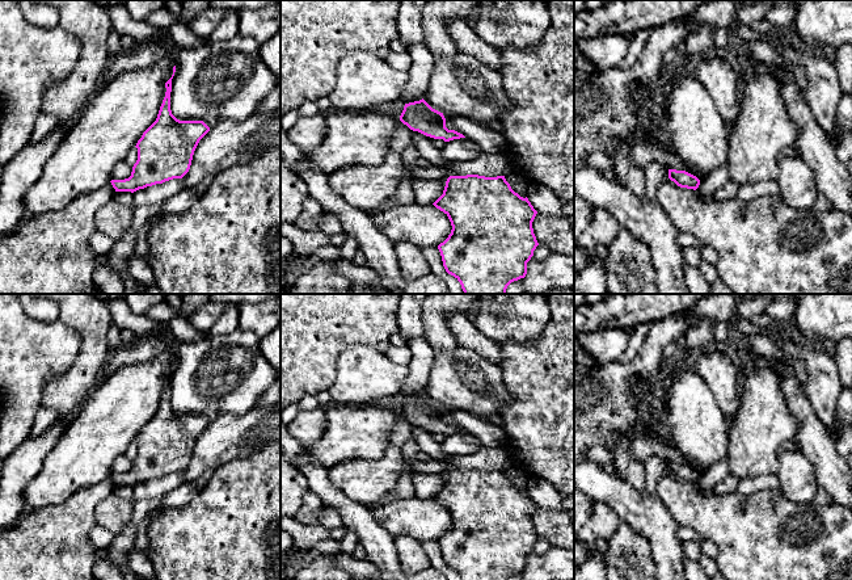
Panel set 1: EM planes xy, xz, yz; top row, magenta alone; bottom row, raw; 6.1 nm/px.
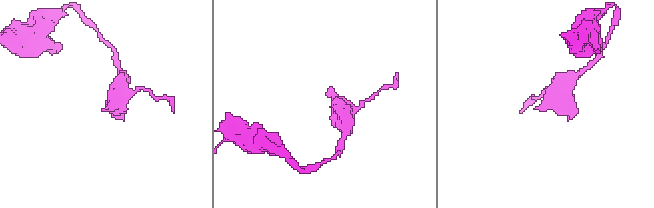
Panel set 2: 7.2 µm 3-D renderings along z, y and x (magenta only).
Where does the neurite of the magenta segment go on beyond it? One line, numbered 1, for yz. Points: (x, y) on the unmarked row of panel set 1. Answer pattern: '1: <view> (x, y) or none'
1: none

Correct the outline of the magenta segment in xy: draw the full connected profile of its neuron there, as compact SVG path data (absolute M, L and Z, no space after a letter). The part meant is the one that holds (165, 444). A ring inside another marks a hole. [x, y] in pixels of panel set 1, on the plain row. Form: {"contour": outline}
{"contour": "M176 360L173 361L173 369L172 369L172 371L165 377L166 386L165 386L165 391L164 391L163 398L161 398L161 400L160 400L160 404L159 404L159 408L157 408L156 415L143 426L142 432L138 434L136 440L135 440L135 441L138 442L138 454L136 454L136 457L135 457L134 461L132 461L131 470L130 470L128 472L125 472L125 474L111 474L111 475L110 475L111 479L113 479L113 482L115 483L115 486L131 486L131 487L134 487L134 486L136 486L136 484L139 484L139 483L144 483L144 482L147 482L147 480L152 480L152 479L156 479L156 478L163 478L163 476L169 475L169 474L173 474L173 472L182 472L182 471L189 466L189 463L190 463L191 454L193 454L193 449L194 449L194 445L195 445L195 442L197 442L197 440L198 440L198 437L199 437L199 434L210 425L210 421L208 421L203 415L180 415L180 413L177 413L177 412L172 408L172 404L170 404L170 386L172 386L172 373L173 373L173 370L174 370L174 366L176 366Z"}

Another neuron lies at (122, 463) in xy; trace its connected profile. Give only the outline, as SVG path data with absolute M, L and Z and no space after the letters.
M122 454L114 459L111 472L113 474L125 474L131 470L132 461L130 461L126 454Z

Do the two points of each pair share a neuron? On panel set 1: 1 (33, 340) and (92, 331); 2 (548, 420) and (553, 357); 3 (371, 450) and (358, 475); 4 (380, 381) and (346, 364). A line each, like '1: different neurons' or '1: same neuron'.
1: different neurons
2: same neuron
3: different neurons
4: same neuron

